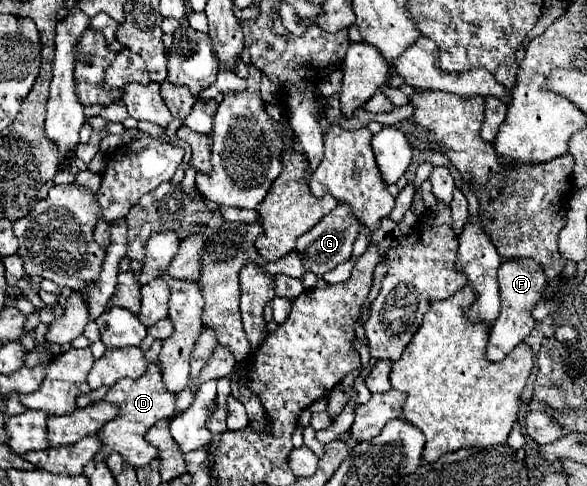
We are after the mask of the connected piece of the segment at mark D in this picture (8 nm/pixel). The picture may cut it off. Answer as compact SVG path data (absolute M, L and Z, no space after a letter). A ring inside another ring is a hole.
M150 363L146 373L140 379L122 379L122 381L118 381L114 387L110 387L104 401L114 403L116 407L120 407L120 415L116 419L108 421L96 433L98 439L102 441L102 449L94 459L104 461L112 451L116 451L134 469L140 469L140 467L148 465L152 459L156 459L158 451L144 441L144 435L156 421L160 421L164 417L170 417L174 413L174 401L176 401L176 395L172 395L172 393L168 395L168 391L164 389L158 365Z

